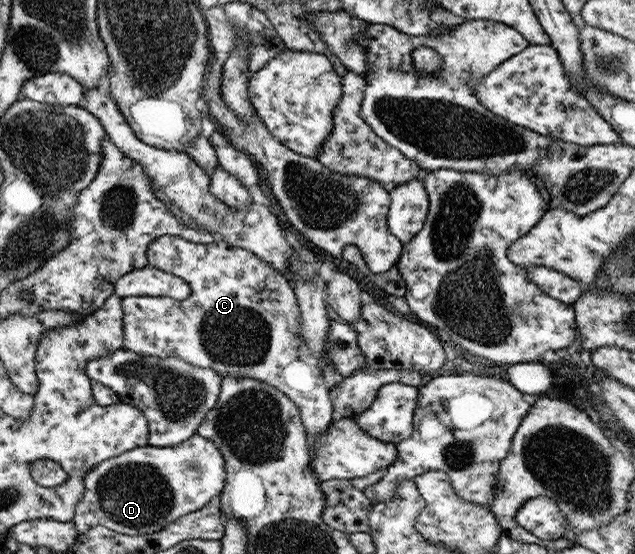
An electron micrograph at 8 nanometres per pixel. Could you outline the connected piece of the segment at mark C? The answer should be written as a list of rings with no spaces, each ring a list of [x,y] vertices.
[[[163,235],[160,238],[154,239],[154,241],[150,243],[148,260],[150,266],[165,271],[166,273],[171,273],[176,277],[181,277],[189,285],[191,292],[190,295],[183,300],[172,299],[170,296],[134,296],[122,298],[121,303],[124,305],[124,347],[142,355],[158,356],[161,358],[167,358],[170,356],[182,358],[189,364],[194,364],[196,367],[213,369],[222,375],[222,377],[247,377],[259,379],[263,382],[272,384],[289,396],[289,398],[300,408],[301,420],[304,424],[304,429],[308,432],[309,447],[313,448],[314,445],[316,445],[316,441],[322,437],[322,434],[326,434],[328,427],[330,427],[330,423],[334,423],[334,408],[329,388],[324,385],[322,365],[319,363],[317,357],[313,355],[313,351],[309,348],[305,339],[301,336],[301,308],[293,284],[290,283],[290,281],[287,280],[277,268],[272,267],[262,258],[254,255],[254,252],[242,249],[241,247],[236,247],[221,238],[219,238],[218,241],[209,244],[199,244],[186,241],[185,239],[173,235]]]

